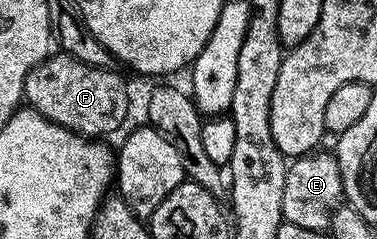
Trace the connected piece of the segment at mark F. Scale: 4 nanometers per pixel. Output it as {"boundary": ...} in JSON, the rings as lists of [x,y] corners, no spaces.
{"boundary":[[[59,51],[45,58],[29,75],[25,75],[25,87],[23,96],[30,108],[37,110],[45,119],[57,123],[74,133],[80,133],[82,137],[103,139],[106,133],[115,133],[123,125],[127,117],[127,108],[131,105],[131,97],[127,94],[127,85],[119,73],[114,73],[114,68],[101,65],[90,65],[81,59],[71,57],[68,53]]]}

